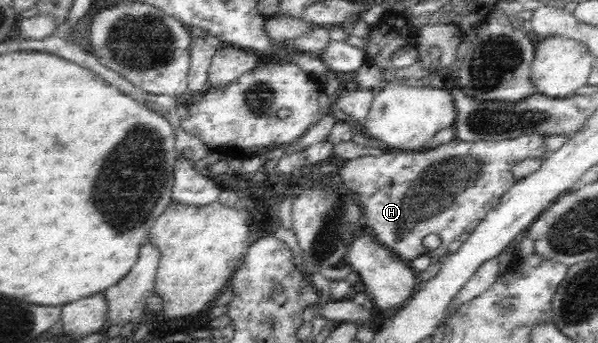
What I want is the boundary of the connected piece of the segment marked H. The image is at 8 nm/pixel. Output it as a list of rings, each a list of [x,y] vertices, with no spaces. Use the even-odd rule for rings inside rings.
[[[531,133],[507,140],[452,140],[425,151],[389,147],[387,150],[377,150],[369,156],[346,161],[339,174],[346,186],[359,192],[360,203],[368,222],[366,231],[372,234],[372,238],[375,238],[379,245],[408,263],[424,255],[438,255],[439,258],[448,253],[448,247],[459,236],[474,232],[487,212],[513,187],[515,181],[511,169],[515,164],[521,163],[522,160],[540,160],[541,164],[544,164],[550,158],[552,153],[546,148],[548,137],[550,135]],[[430,234],[440,235],[442,239],[442,244],[434,250],[428,250],[423,244],[423,239]]]

